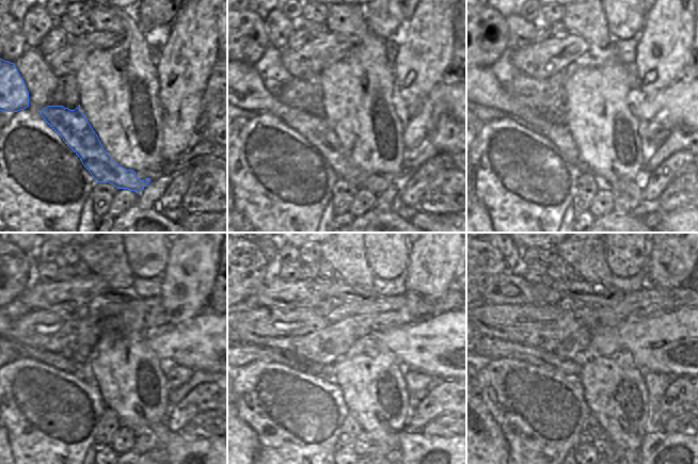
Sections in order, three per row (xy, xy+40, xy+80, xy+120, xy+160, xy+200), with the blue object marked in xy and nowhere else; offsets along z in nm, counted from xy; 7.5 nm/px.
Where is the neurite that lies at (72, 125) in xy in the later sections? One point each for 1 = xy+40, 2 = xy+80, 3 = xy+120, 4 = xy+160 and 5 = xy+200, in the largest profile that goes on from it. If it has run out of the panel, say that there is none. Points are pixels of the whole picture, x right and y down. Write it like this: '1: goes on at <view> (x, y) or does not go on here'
1: goes on at xy+40 (249, 93)
2: goes on at xy+80 (488, 92)
3: goes on at xy+120 (179, 449)
4: goes on at xy+160 (417, 449)
5: goes on at xy+200 (659, 449)

